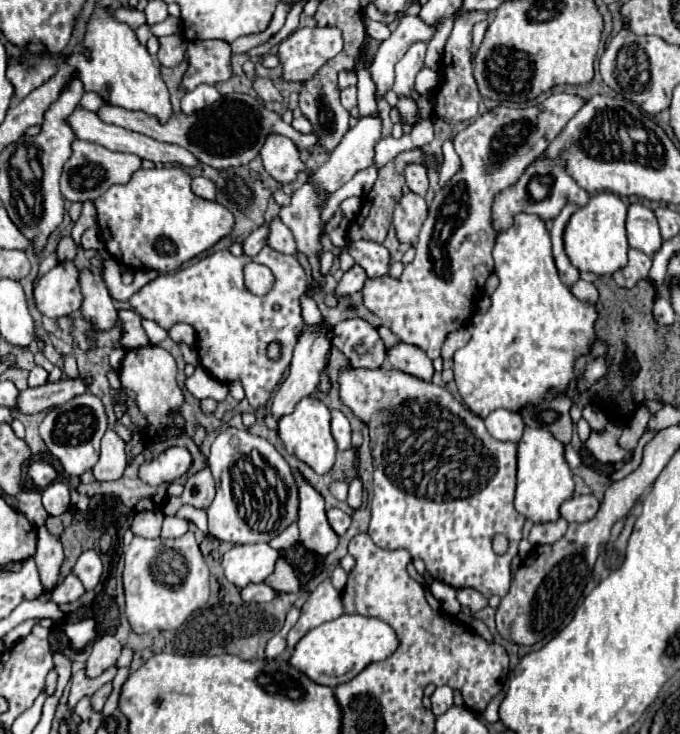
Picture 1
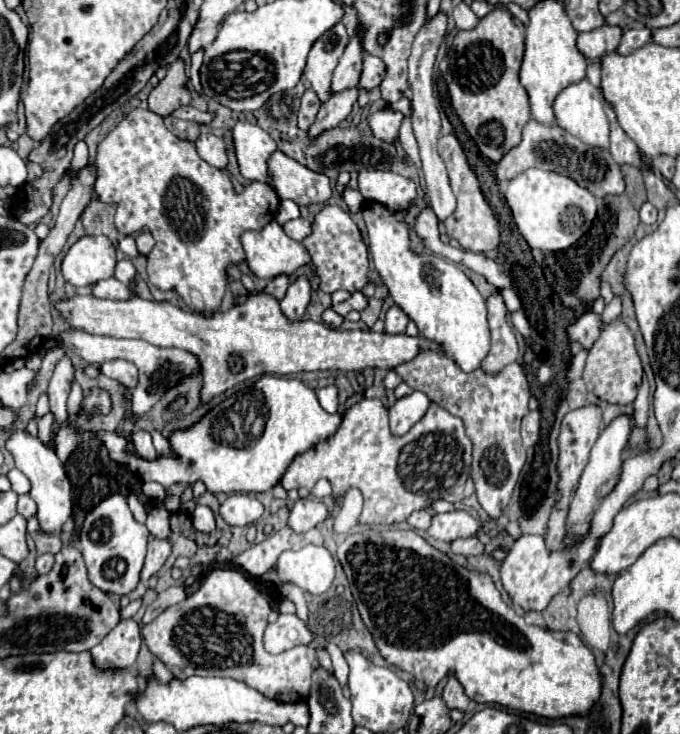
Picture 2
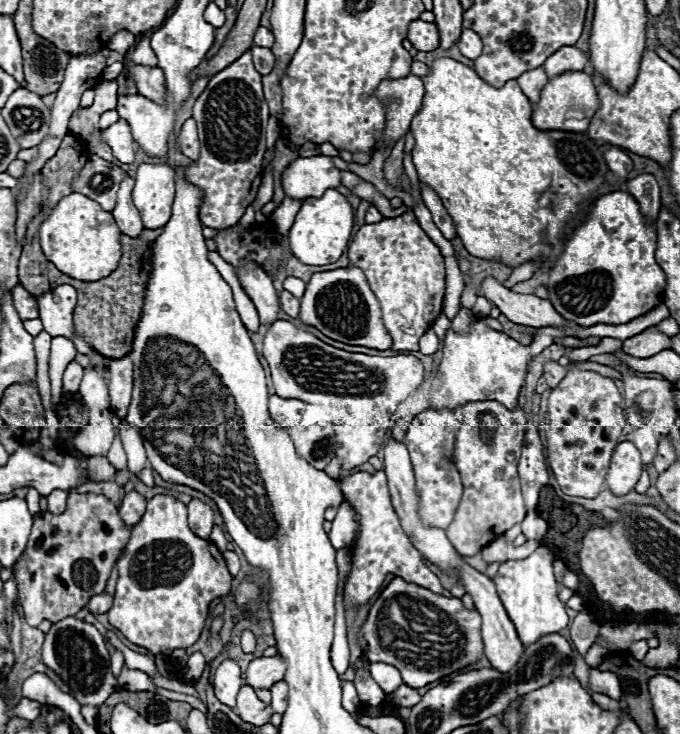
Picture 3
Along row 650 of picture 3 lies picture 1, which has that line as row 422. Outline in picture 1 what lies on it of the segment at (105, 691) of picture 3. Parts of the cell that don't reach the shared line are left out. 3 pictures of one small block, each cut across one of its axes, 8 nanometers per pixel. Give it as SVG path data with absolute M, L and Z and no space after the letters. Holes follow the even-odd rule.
M84 392L62 406L52 408L40 424L40 436L46 442L48 450L60 460L64 472L70 476L80 476L98 462L100 440L108 428L108 416L104 404L98 396Z

